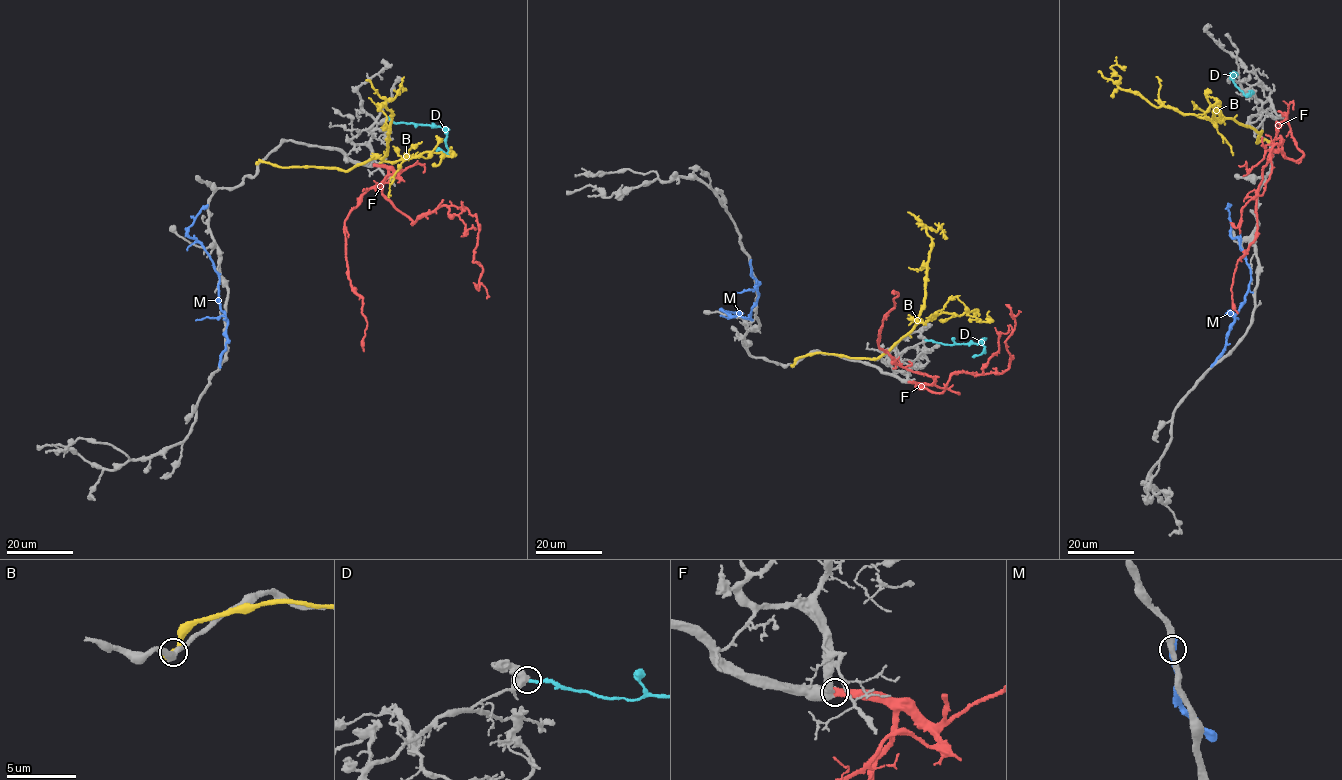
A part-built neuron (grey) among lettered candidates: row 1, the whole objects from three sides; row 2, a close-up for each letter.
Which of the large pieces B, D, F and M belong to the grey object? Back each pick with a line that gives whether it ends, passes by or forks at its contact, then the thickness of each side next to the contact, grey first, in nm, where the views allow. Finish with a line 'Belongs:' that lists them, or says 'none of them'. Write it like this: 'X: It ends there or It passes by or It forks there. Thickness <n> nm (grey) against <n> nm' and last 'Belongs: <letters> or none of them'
F: It ends there. Thickness 500 nm (grey) against 440 nm
Belongs: F

